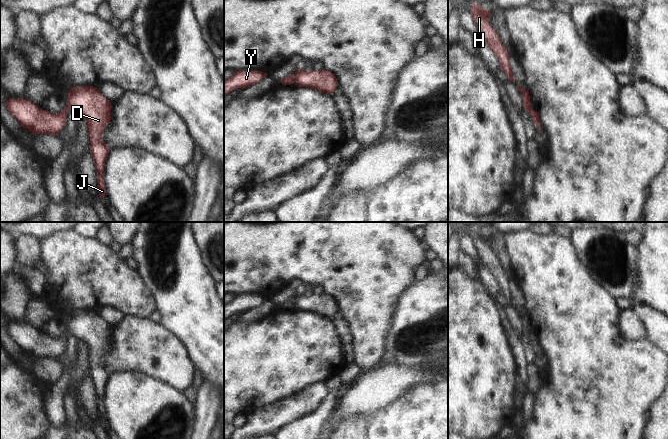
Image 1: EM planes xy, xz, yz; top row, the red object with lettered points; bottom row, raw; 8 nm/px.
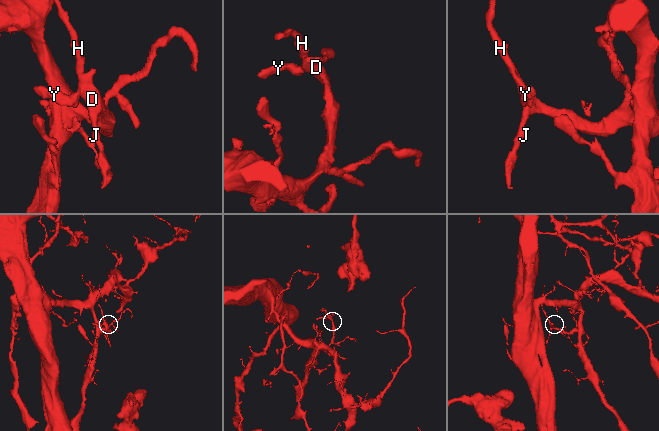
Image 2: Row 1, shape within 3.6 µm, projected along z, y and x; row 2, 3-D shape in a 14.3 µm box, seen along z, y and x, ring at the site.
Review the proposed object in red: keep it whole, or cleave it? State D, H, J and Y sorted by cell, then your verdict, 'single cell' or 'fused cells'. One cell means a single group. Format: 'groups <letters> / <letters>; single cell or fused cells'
groups D H J / Y; fused cells

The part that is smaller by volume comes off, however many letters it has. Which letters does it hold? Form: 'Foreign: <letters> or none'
Foreign: Y

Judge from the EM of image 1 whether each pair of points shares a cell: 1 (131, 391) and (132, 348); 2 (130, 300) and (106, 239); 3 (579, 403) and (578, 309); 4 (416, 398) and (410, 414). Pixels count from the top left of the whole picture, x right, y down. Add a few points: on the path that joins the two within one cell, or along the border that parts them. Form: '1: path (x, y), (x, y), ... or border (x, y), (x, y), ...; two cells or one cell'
1: border (109, 374), (116, 372), (139, 372), (154, 378); two cells
2: border (94, 238), (107, 246); two cells
3: path (579, 380), (579, 332); one cell
4: path (416, 402), (414, 410); one cell

